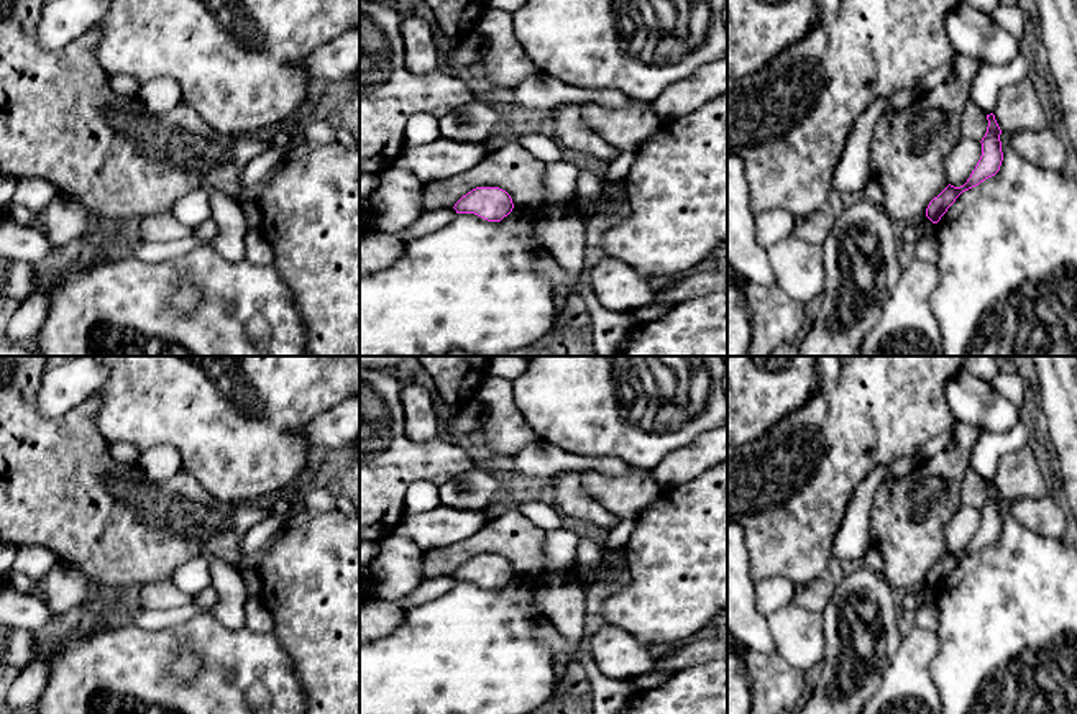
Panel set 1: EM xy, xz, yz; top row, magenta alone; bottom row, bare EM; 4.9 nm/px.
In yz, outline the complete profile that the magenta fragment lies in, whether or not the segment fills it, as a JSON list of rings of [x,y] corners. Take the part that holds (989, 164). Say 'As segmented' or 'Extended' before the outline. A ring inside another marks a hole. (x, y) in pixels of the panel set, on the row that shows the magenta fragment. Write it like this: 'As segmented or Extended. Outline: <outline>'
As segmented. Outline: [[[990,113],[987,115],[988,126],[987,133],[982,138],[982,156],[972,171],[970,177],[967,182],[960,187],[947,185],[937,197],[934,197],[928,208],[926,208],[926,217],[933,222],[937,223],[941,217],[947,212],[947,208],[956,202],[956,199],[983,182],[985,179],[995,176],[1000,171],[1001,161],[1003,161],[1003,153],[1001,153],[1001,141],[1000,135],[1001,130],[995,120],[995,115]]]

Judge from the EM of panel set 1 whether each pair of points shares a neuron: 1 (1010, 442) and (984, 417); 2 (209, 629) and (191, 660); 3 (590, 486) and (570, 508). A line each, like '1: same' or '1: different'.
1: different
2: different
3: different

